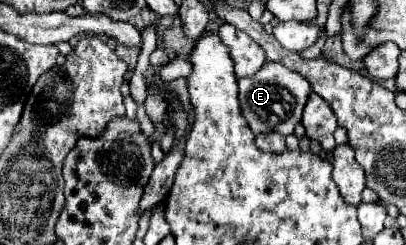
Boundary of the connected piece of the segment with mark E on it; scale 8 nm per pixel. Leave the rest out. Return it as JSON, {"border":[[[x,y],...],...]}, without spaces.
{"border":[[[266,62],[264,68],[260,68],[254,76],[238,80],[238,90],[242,116],[250,124],[250,130],[254,134],[278,132],[282,136],[294,132],[296,124],[302,120],[302,110],[312,92],[310,84],[298,72],[288,70],[286,66],[276,62]]]}

